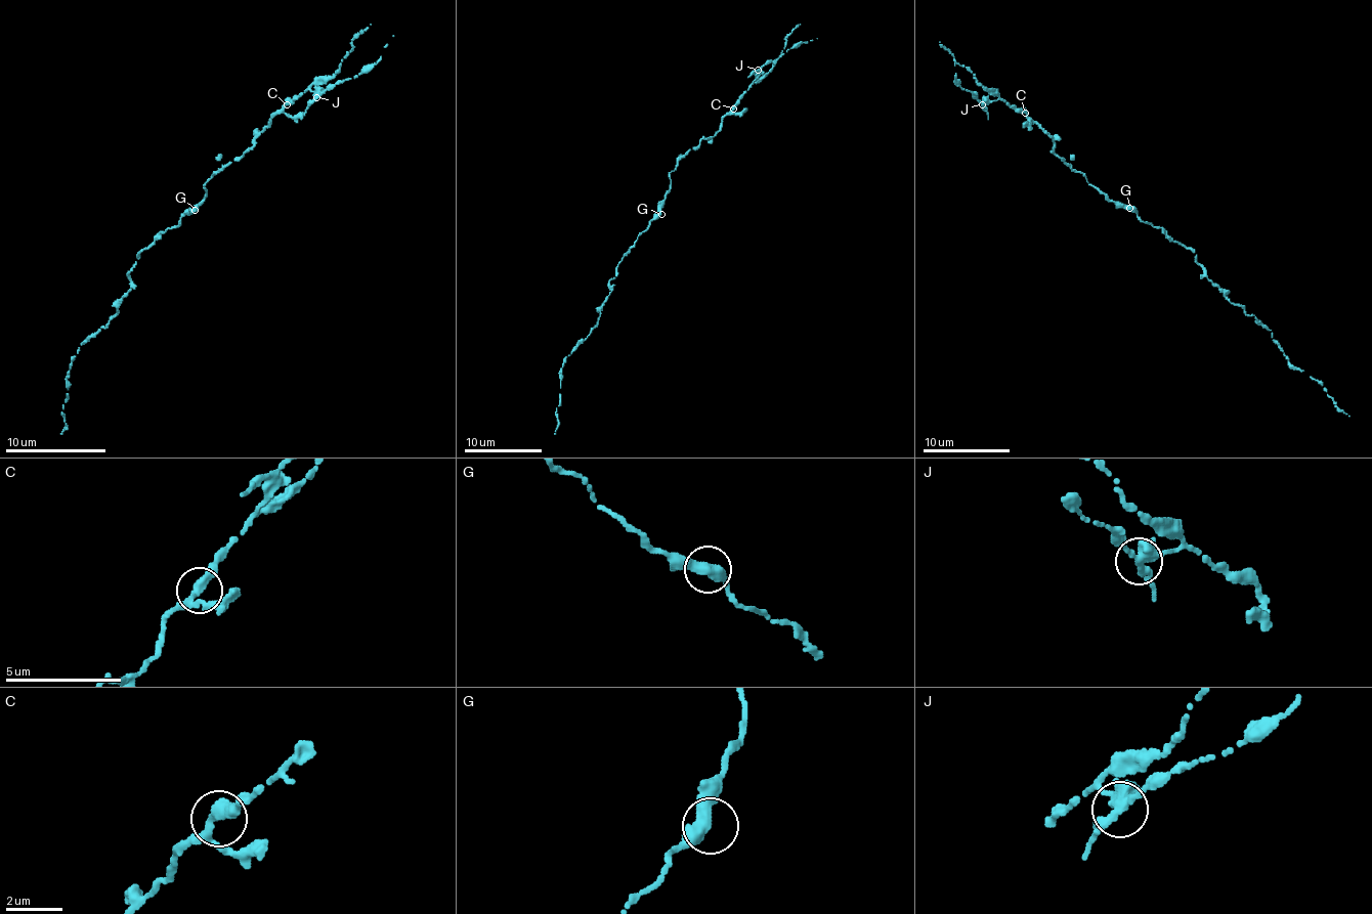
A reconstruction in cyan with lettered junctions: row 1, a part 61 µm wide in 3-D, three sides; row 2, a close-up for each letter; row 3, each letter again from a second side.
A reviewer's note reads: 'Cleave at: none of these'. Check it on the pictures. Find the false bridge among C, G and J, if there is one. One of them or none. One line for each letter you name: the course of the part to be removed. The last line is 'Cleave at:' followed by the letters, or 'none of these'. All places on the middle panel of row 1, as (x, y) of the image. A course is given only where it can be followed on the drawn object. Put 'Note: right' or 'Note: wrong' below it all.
J: foreign part runs (757, 71), (776, 61), (802, 42), (817, 39)
Cleave at: J
Note: wrong

